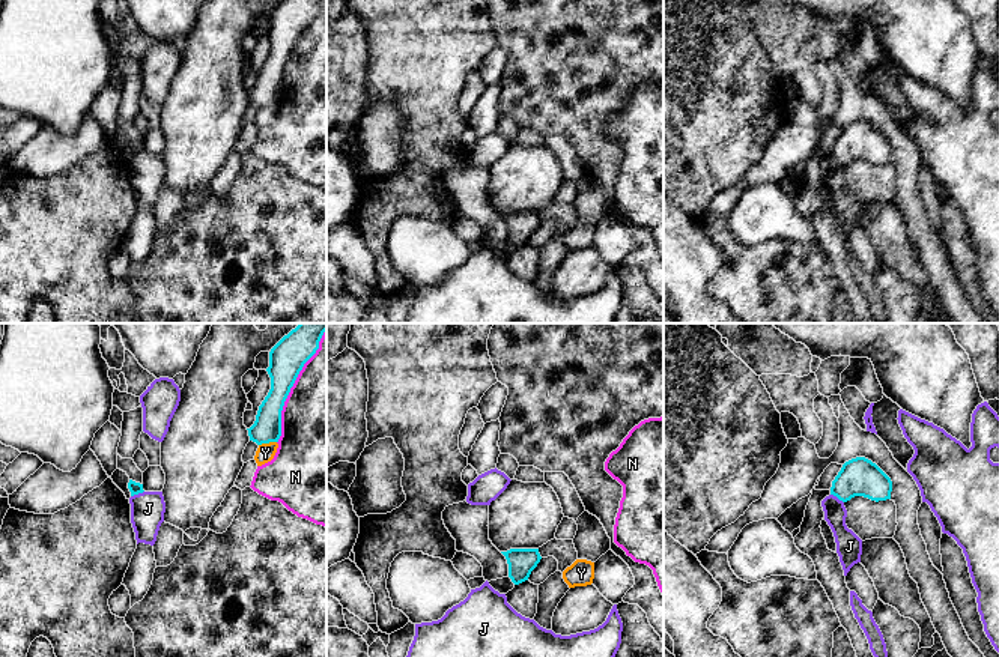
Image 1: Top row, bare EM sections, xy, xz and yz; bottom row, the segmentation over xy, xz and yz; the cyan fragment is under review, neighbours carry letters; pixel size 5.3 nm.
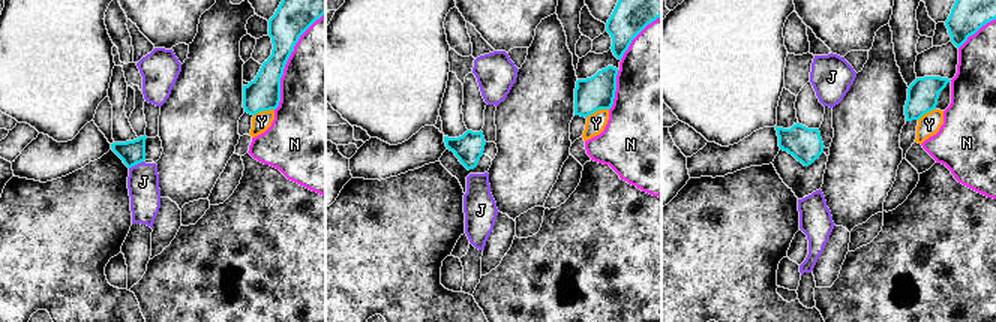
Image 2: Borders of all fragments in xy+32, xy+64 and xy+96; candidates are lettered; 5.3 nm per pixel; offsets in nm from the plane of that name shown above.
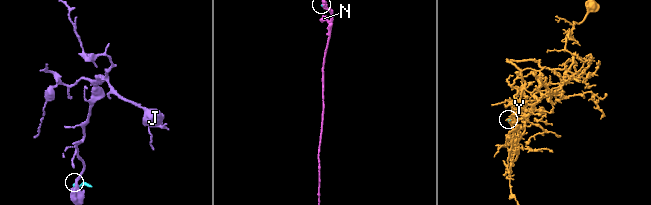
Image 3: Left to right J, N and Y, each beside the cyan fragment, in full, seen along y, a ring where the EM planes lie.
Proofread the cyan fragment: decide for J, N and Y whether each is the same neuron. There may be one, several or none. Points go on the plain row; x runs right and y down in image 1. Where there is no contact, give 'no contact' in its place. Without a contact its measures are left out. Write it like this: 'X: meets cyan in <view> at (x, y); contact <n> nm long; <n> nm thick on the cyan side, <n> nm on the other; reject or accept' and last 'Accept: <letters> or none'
J: meets cyan in xy at (137, 157); contact 80 nm long; 70 nm thick on the cyan side, 180 nm on the other; reject
N: meets cyan in xy at (289, 53); contact 600 nm long; 190 nm thick on the cyan side, 480 nm on the other; reject
Y: meets cyan in xy at (267, 105); contact 100 nm long; 150 nm thick on the cyan side, 100 nm on the other; reject
Accept: none

